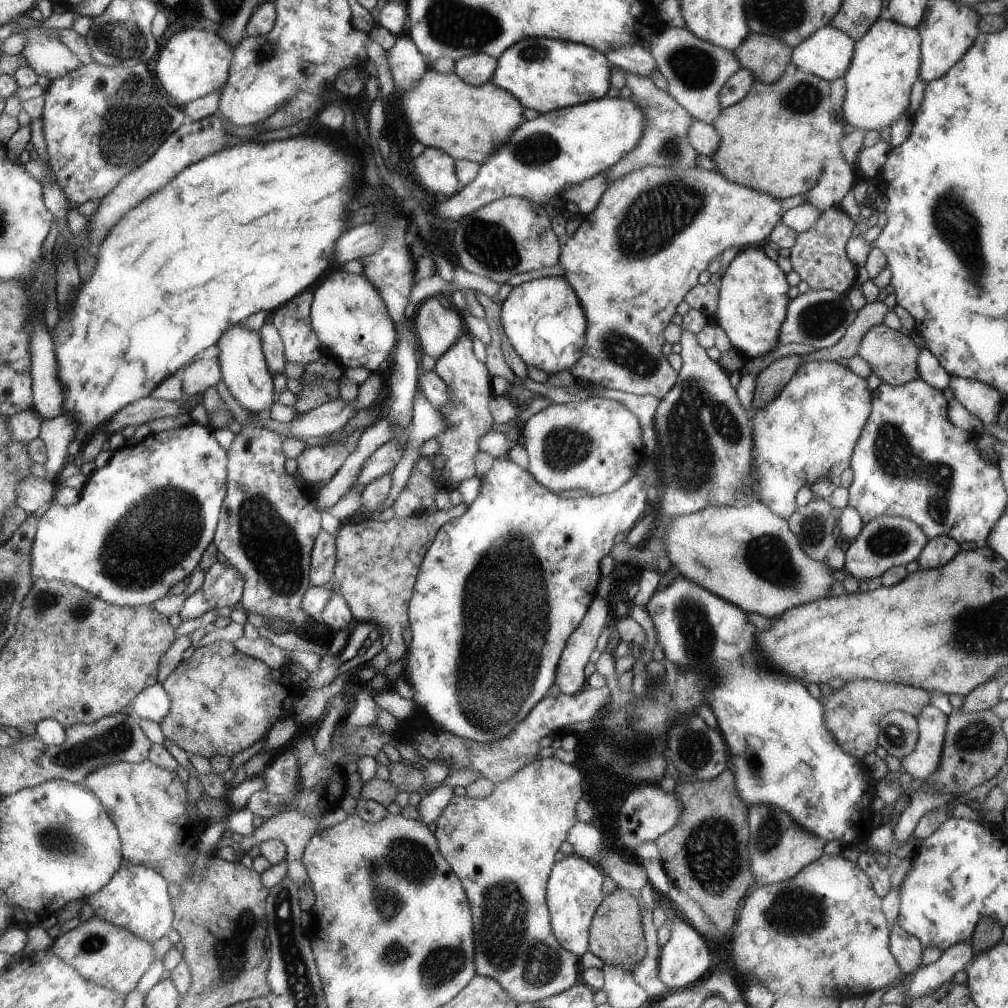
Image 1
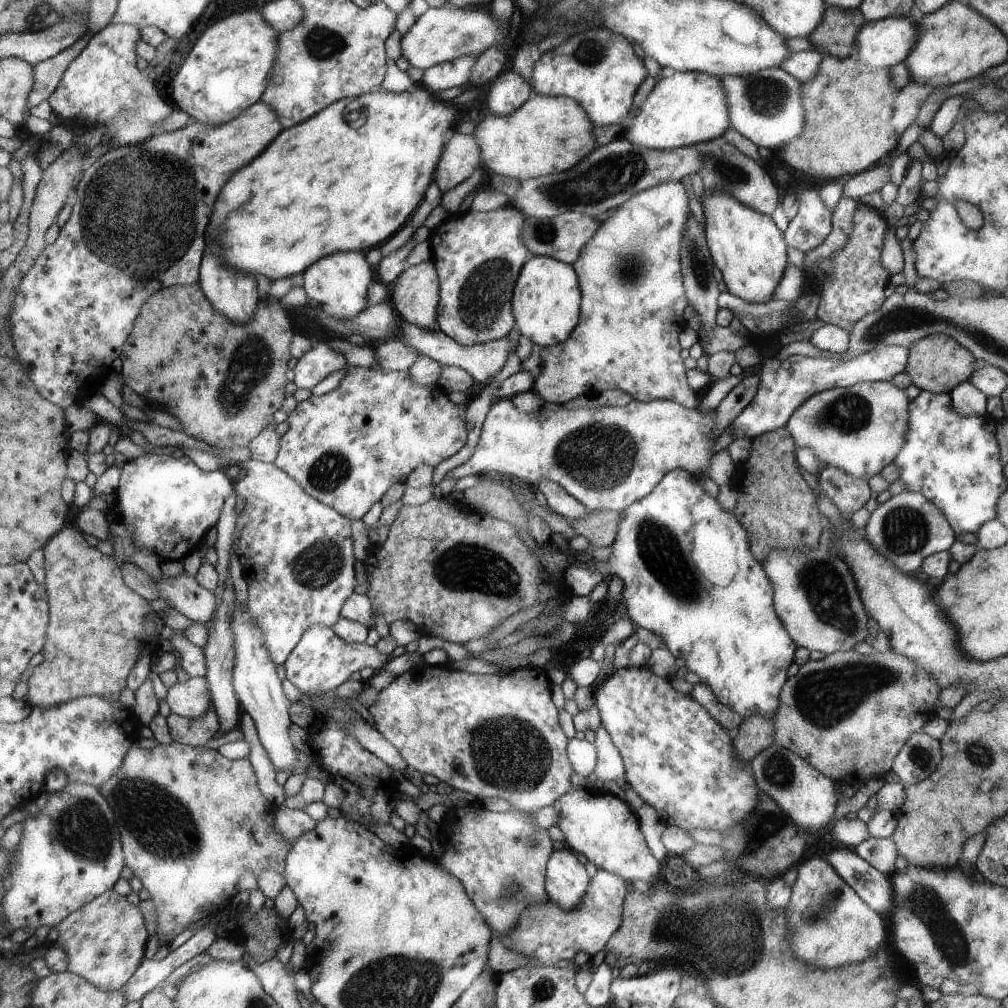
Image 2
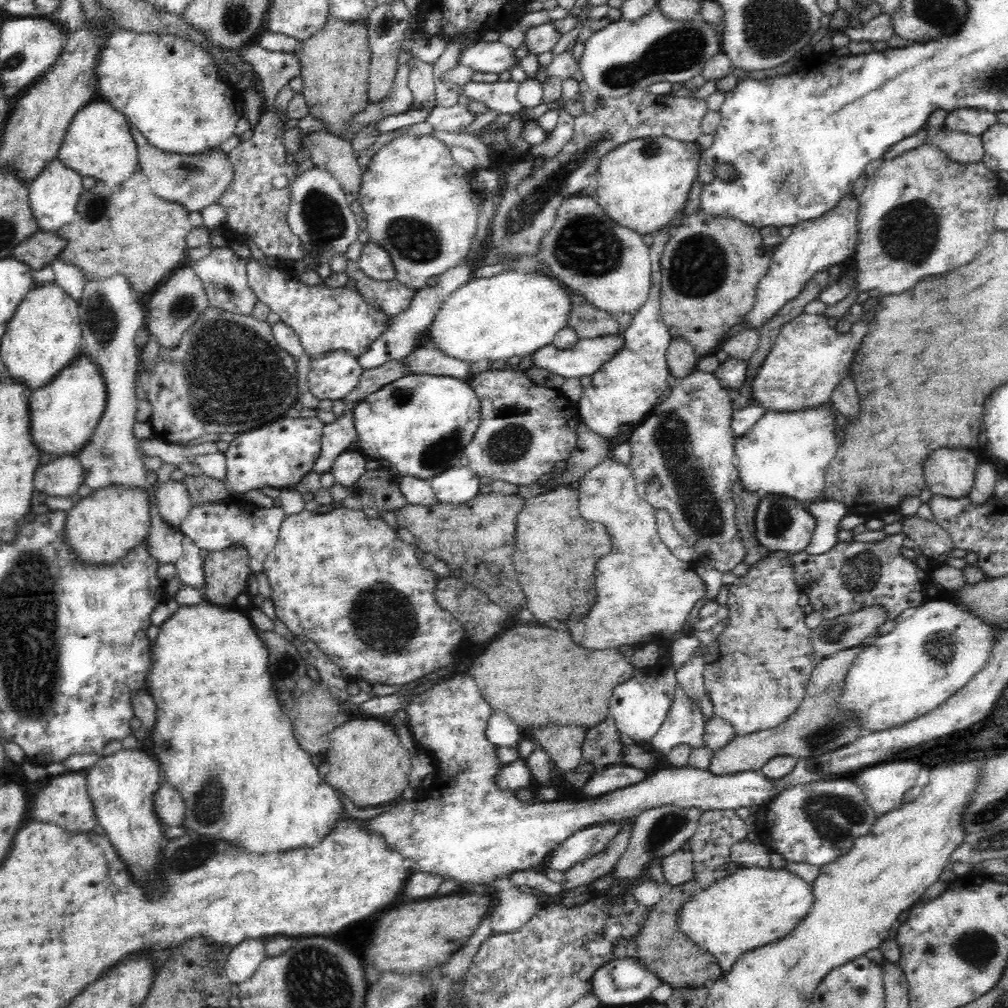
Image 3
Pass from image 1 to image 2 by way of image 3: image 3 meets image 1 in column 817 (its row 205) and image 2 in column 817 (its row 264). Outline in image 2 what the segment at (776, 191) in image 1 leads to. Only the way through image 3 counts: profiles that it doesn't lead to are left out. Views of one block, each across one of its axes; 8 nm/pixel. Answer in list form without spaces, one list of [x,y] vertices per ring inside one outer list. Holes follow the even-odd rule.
[[[855,52],[844,59],[825,55],[820,62],[818,74],[812,80],[804,82],[802,88],[807,127],[804,128],[803,135],[796,136],[796,139],[781,147],[780,158],[786,162],[788,169],[806,174],[814,182],[820,179],[843,180],[848,176],[862,173],[862,170],[868,171],[898,146],[898,134],[890,120],[894,112],[894,100],[898,98],[901,90],[892,84],[888,70],[864,66],[857,59]]]

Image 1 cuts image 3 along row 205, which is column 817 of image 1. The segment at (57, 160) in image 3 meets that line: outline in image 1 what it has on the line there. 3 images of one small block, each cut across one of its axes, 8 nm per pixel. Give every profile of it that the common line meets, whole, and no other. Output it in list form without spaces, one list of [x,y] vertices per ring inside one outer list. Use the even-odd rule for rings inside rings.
[[[834,26],[819,28],[792,50],[791,64],[828,82],[844,78],[855,55],[856,41]]]

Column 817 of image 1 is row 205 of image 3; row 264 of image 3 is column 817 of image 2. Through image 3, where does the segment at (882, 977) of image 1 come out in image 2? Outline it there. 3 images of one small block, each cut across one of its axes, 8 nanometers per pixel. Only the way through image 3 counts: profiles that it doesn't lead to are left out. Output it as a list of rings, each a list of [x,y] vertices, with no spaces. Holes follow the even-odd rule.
[[[820,857],[808,858],[798,863],[796,869],[798,878],[791,887],[790,902],[786,908],[794,934],[792,948],[800,958],[824,968],[836,968],[846,966],[848,962],[860,964],[884,946],[888,937],[883,916],[859,898],[830,862]]]

